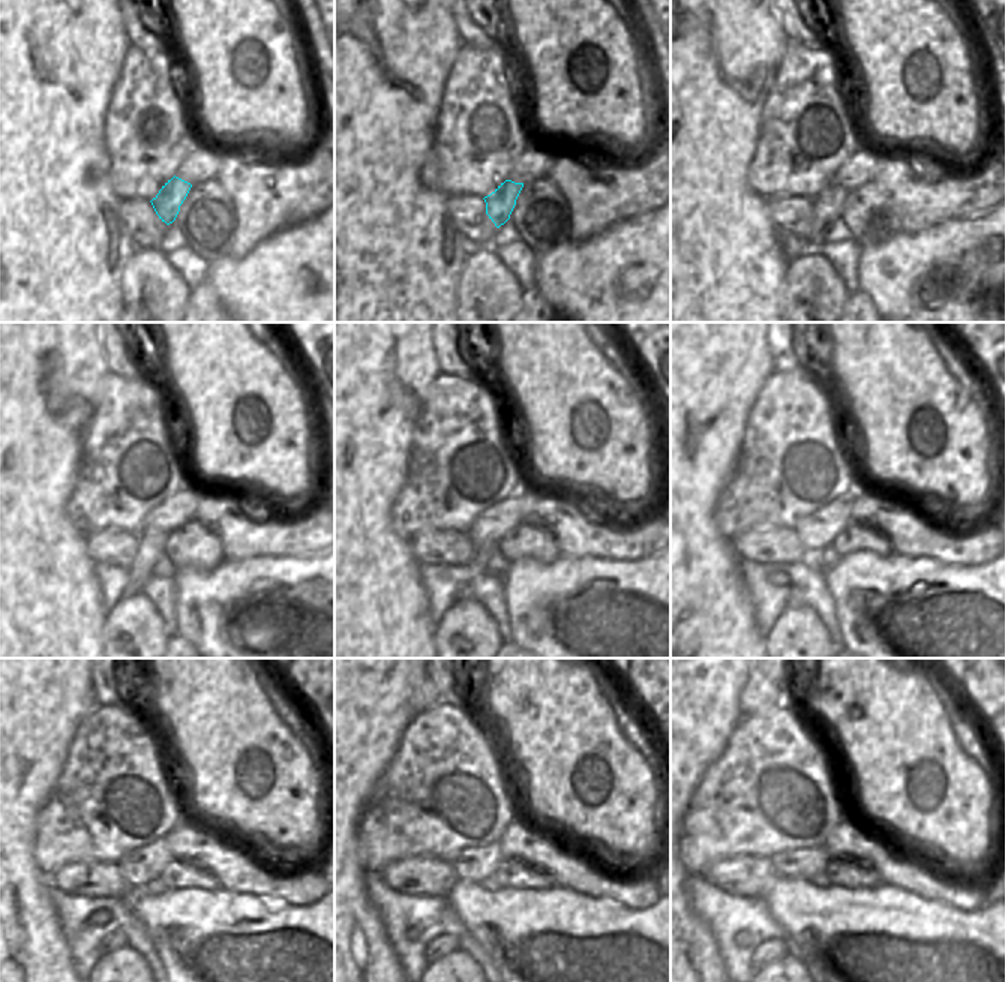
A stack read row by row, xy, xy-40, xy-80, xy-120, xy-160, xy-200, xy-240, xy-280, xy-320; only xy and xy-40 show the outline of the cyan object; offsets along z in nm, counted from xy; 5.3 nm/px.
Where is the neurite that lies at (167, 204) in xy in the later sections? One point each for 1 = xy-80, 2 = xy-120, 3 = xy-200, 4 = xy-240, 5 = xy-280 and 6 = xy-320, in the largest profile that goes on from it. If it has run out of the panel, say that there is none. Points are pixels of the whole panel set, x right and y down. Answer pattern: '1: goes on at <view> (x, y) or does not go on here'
1: goes on at xy-80 (827, 206)
2: goes on at xy-120 (150, 541)
3: goes on at xy-200 (794, 600)
4: goes on at xy-240 (116, 940)
5: goes on at xy-280 (443, 945)
6: goes on at xy-320 (771, 949)

